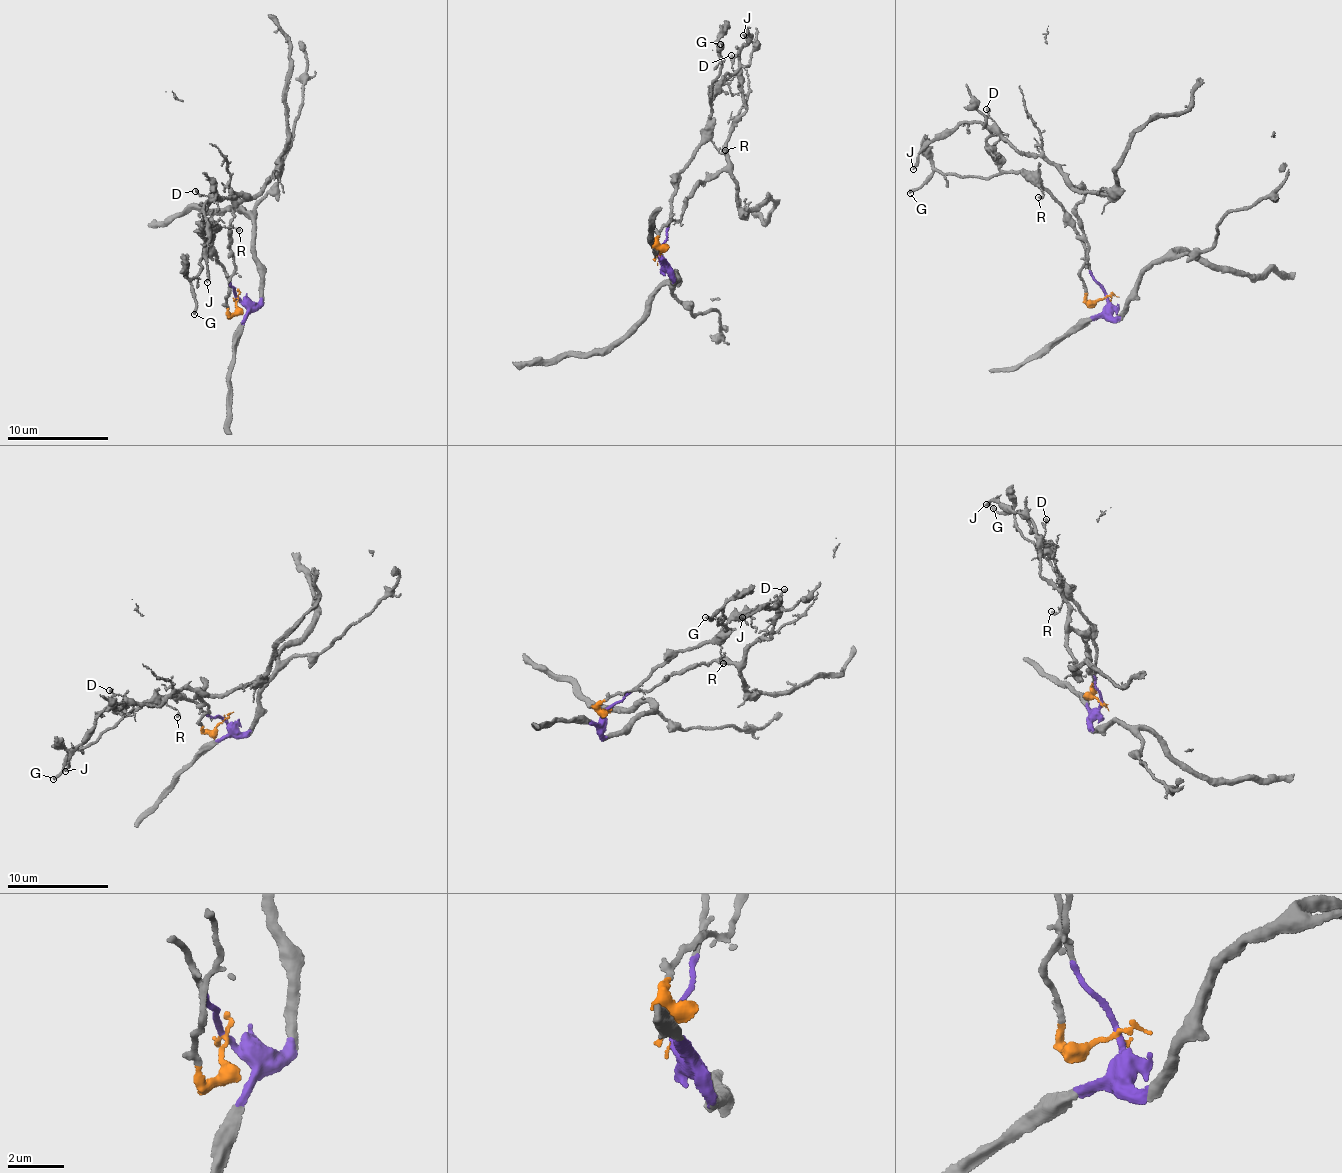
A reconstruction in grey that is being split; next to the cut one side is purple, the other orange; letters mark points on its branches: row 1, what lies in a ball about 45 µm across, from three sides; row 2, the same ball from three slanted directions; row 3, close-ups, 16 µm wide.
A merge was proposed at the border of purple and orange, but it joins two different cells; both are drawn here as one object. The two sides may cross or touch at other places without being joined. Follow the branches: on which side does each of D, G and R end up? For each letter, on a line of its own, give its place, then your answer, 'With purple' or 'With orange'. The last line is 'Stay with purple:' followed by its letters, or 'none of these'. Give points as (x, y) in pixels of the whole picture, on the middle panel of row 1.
D: Place: (731, 55). With orange
G: Place: (720, 44). With purple
R: Place: (725, 150). With purple
Stay with purple: G, R

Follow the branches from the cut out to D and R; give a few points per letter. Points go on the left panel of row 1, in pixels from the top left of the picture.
D: (237, 296), (232, 313), (226, 304), (235, 268), (231, 211), (243, 198), (230, 194), (218, 201), (194, 190)
R: (237, 296), (210, 241), (226, 227), (238, 230)

